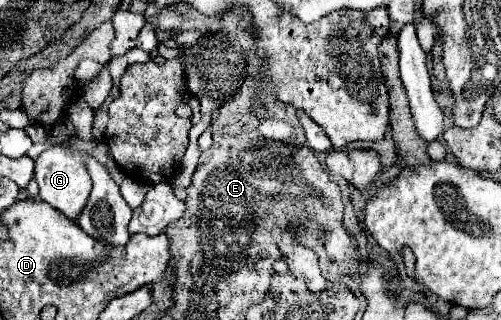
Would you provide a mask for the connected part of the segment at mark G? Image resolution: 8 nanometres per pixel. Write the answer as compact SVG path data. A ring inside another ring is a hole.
M51 146L45 150L37 162L35 162L35 176L39 182L39 196L43 202L51 204L59 212L63 212L67 218L77 220L81 208L85 206L85 200L91 192L91 176L85 166L85 158L81 152L71 152L65 146Z

